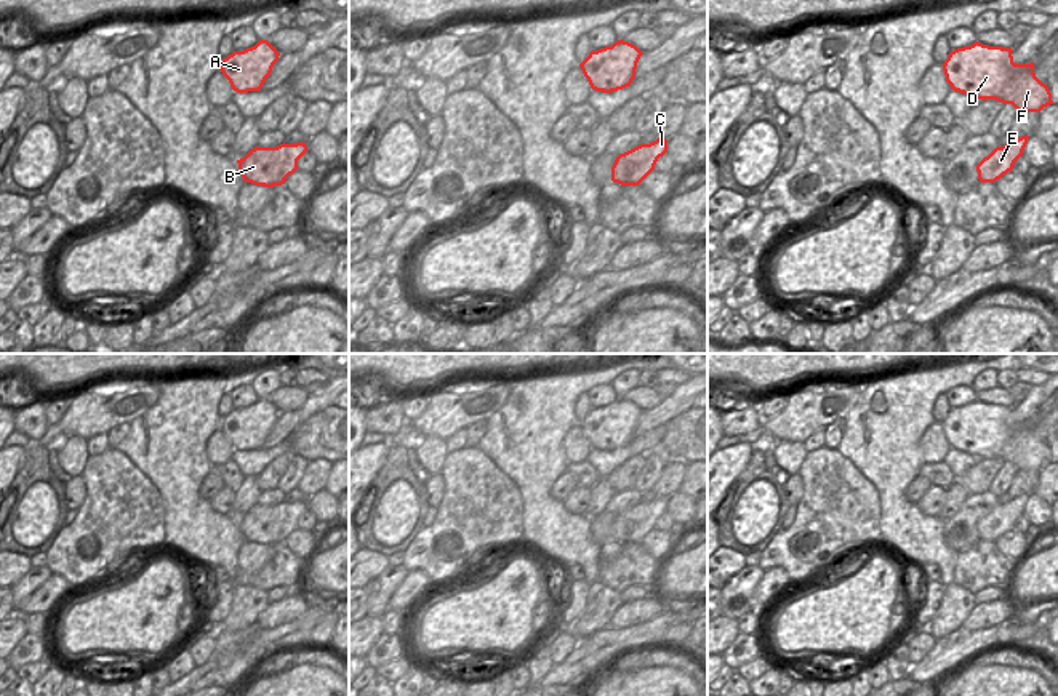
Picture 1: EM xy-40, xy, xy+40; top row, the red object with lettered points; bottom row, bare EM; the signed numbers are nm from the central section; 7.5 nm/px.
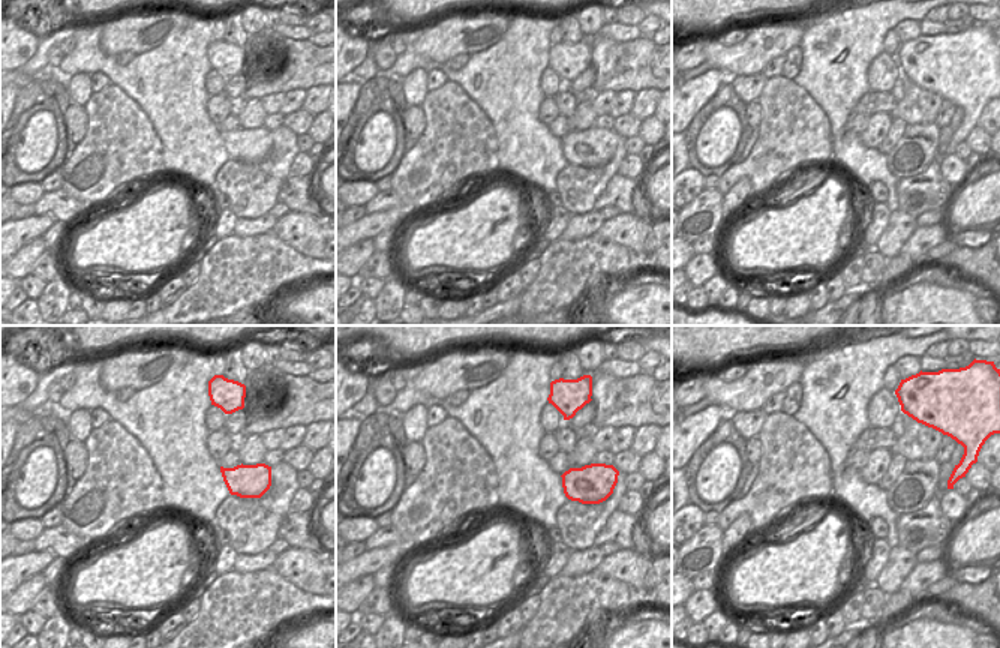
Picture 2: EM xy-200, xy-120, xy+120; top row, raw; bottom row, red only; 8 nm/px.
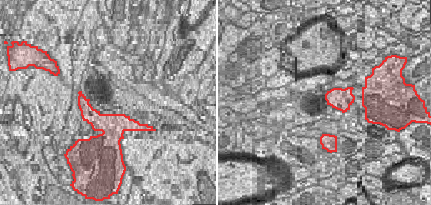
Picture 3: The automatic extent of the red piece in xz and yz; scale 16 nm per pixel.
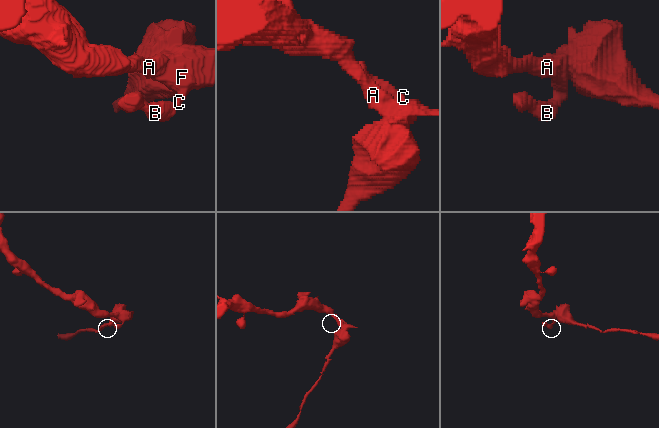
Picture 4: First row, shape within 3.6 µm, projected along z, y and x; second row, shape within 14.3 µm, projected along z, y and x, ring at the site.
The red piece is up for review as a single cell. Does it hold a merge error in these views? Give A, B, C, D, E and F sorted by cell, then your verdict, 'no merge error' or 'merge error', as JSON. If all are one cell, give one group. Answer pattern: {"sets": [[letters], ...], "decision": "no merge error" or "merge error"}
{"sets": [["A"], ["B", "C", "D", "E", "F"]], "decision": "merge error"}

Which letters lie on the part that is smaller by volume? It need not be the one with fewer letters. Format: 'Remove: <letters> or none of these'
Remove: B, C, D, E, F

